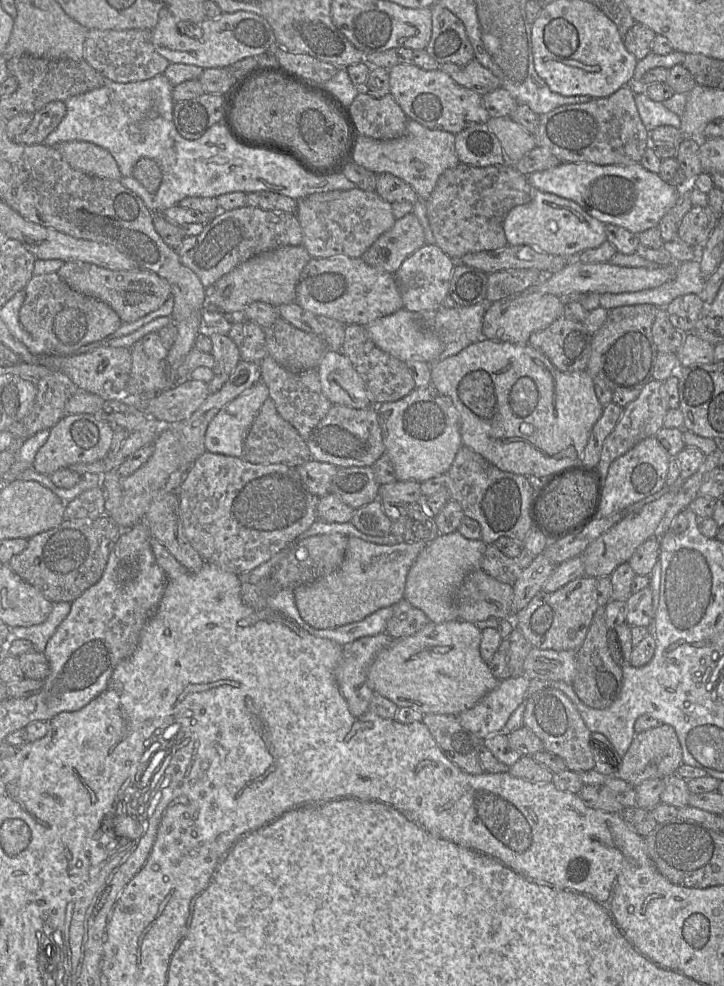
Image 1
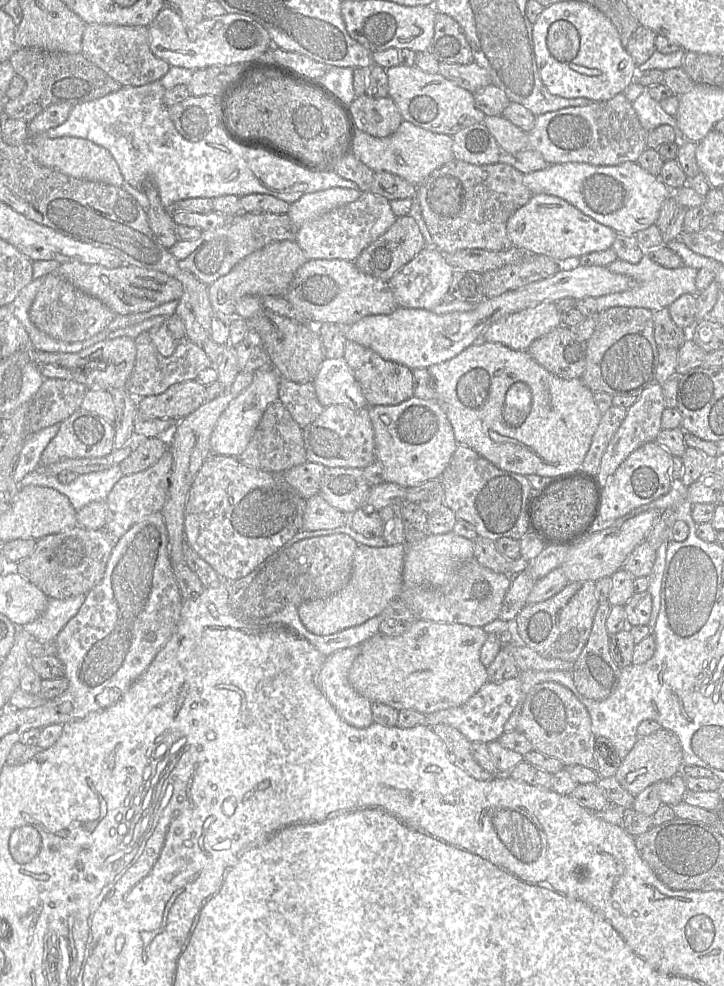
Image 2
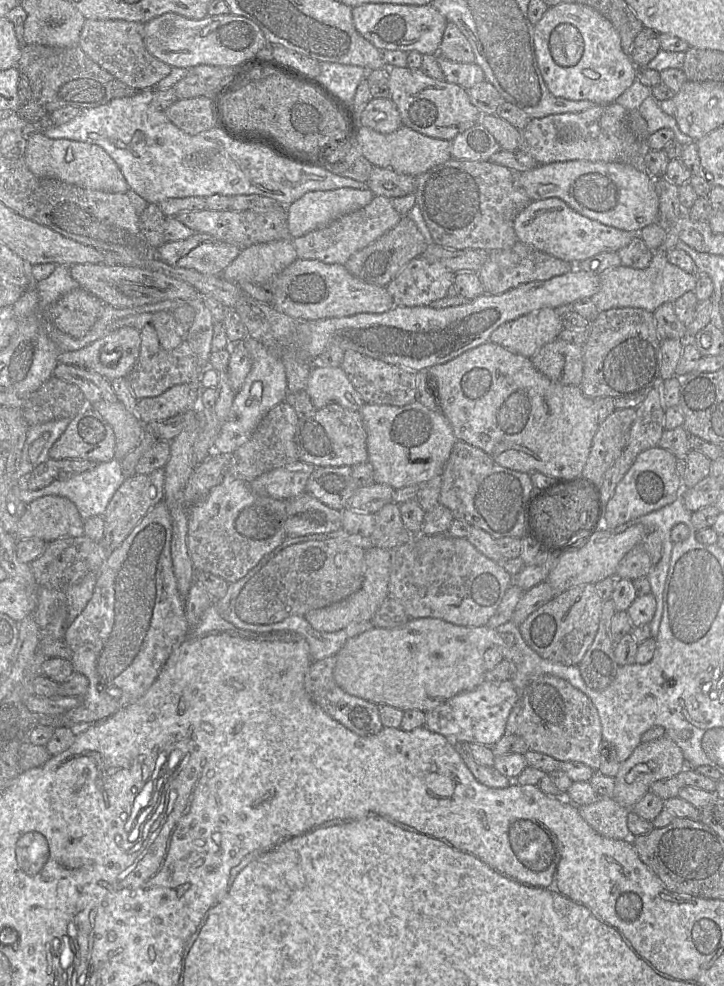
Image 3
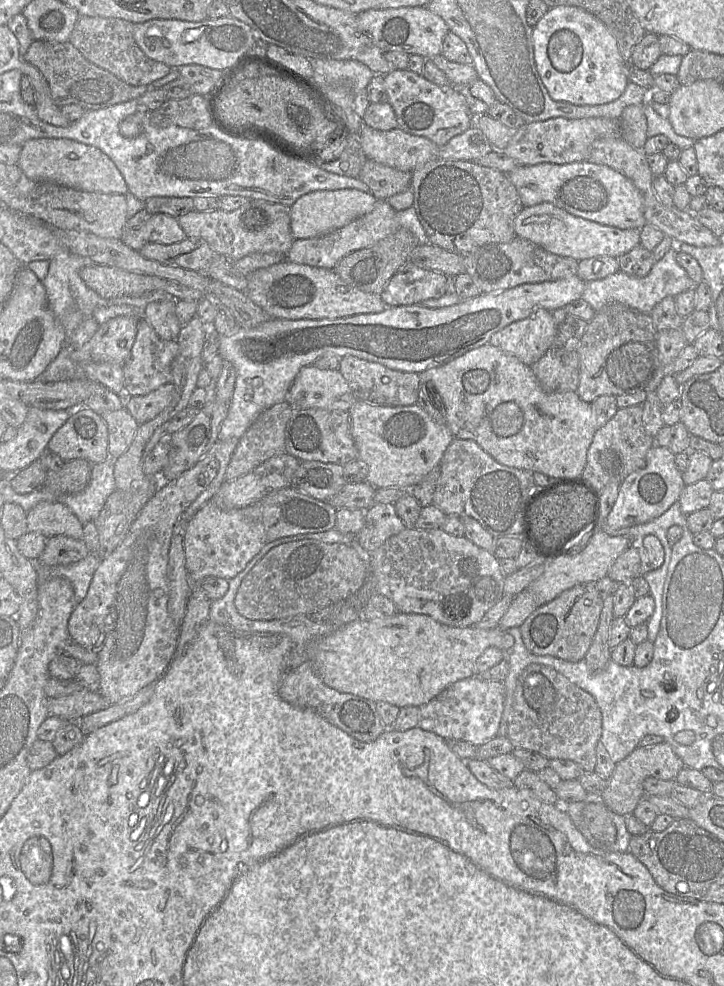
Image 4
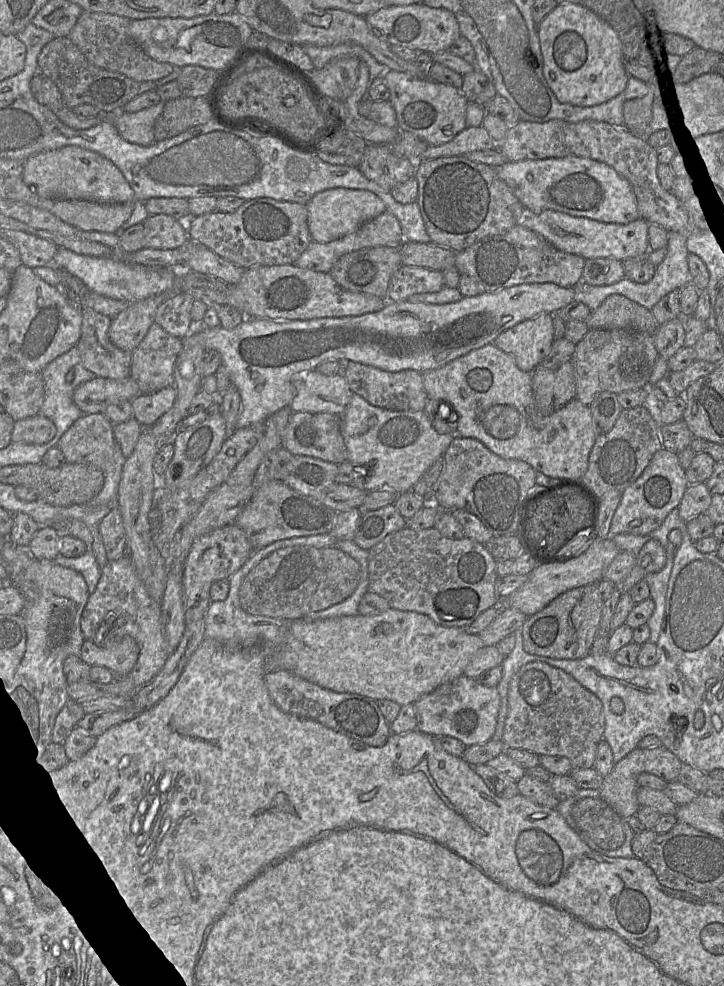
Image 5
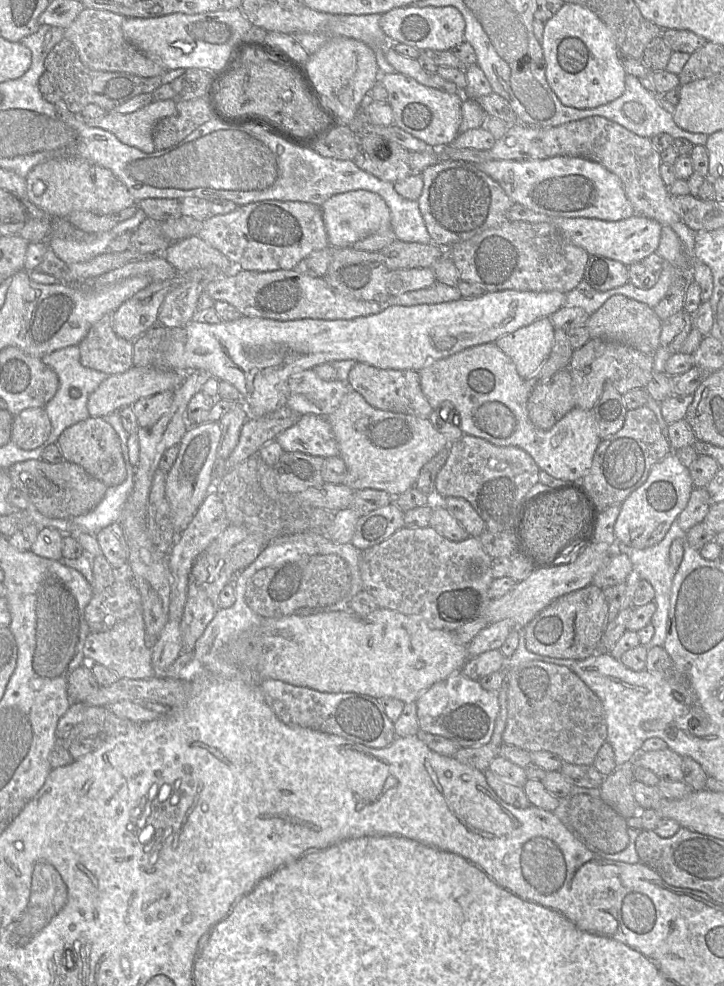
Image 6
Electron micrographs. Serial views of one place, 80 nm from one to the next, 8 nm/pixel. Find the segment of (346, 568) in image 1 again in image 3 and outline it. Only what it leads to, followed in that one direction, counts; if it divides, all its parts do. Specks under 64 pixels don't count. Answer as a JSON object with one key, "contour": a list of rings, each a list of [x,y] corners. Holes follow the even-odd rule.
{"contour":[[[370,547],[364,554],[364,580],[361,588],[347,598],[329,606],[314,609],[304,615],[312,628],[319,632],[336,632],[351,623],[371,621],[382,602],[389,597],[390,550]]]}

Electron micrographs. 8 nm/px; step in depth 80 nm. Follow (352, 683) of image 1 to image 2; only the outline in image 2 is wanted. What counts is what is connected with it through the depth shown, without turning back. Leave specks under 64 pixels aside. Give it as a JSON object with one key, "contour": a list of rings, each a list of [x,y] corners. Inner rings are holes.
{"contour":[[[360,645],[341,649],[327,656],[317,675],[316,684],[338,715],[355,728],[367,728],[374,723],[371,701],[360,695],[349,683],[348,672],[360,653]]]}

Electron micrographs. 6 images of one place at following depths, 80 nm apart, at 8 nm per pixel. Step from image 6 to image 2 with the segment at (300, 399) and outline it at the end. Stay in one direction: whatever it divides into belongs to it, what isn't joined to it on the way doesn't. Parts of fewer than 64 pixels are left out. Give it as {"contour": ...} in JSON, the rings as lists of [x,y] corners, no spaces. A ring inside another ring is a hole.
{"contour":[[[325,358],[313,381],[323,407],[343,405],[353,410],[367,407],[367,401],[344,358]]]}

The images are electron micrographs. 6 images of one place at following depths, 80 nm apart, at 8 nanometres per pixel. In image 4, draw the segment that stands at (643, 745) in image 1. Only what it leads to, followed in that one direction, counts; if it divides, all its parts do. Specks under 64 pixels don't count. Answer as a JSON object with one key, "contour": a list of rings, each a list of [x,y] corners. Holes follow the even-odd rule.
{"contour":[[[665,741],[646,747],[637,747],[626,758],[616,763],[601,797],[614,813],[622,816],[632,815],[637,804],[645,795],[643,781],[647,777],[673,780],[683,767],[682,760],[673,752],[671,745]]]}

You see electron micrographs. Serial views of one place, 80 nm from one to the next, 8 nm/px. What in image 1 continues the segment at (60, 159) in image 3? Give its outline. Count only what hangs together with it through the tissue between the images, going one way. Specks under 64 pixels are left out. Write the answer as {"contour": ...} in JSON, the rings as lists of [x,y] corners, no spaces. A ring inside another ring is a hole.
{"contour":[[[69,141],[60,143],[55,148],[75,170],[111,180],[120,181],[122,177],[117,162],[111,153],[94,143]]]}

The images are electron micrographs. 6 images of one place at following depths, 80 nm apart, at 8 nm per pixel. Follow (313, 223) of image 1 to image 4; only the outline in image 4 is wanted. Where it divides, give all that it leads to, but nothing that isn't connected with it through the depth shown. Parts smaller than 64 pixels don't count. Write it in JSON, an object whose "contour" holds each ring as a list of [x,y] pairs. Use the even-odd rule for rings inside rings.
{"contour":[[[378,200],[370,213],[357,218],[342,228],[314,238],[295,239],[286,255],[286,260],[297,264],[333,270],[338,262],[350,253],[373,246],[395,233],[400,228],[396,213],[396,210],[387,200]]]}

